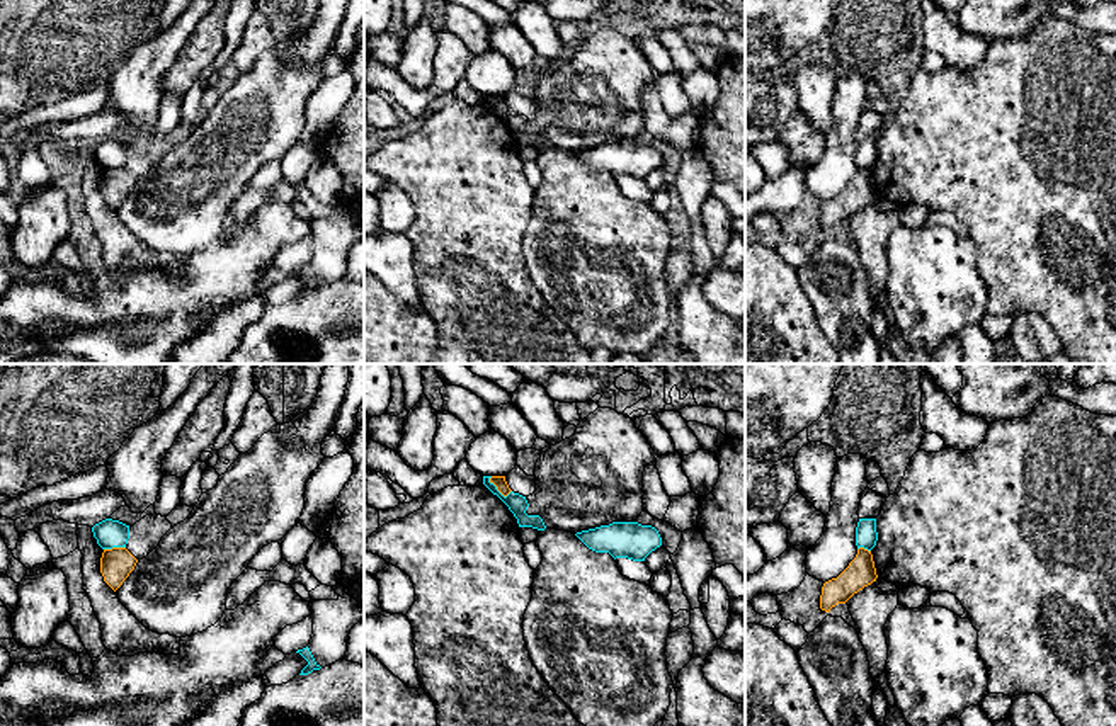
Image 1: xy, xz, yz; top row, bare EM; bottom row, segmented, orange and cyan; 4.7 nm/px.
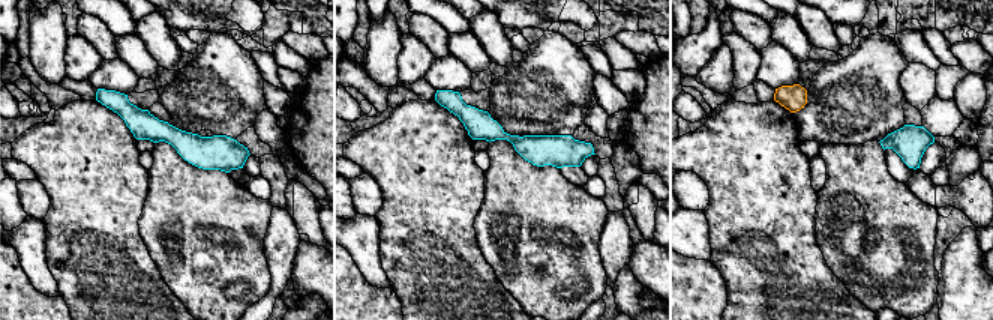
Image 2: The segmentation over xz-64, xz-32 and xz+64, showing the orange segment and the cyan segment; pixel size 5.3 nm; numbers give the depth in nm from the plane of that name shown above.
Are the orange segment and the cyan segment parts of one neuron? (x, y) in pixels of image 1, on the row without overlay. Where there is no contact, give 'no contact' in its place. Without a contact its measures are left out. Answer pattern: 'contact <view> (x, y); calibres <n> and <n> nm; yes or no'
contact xz (499, 109); calibres 60 and 90 nm; no

